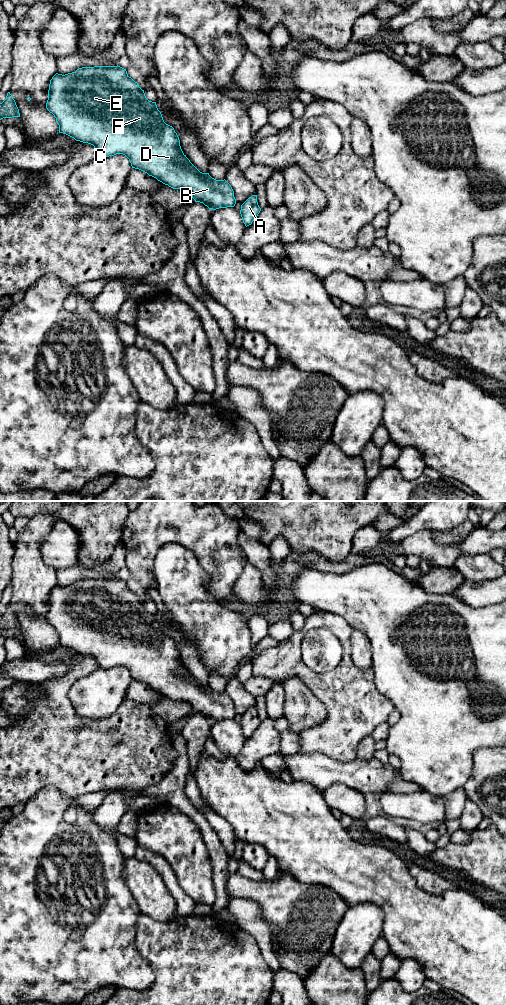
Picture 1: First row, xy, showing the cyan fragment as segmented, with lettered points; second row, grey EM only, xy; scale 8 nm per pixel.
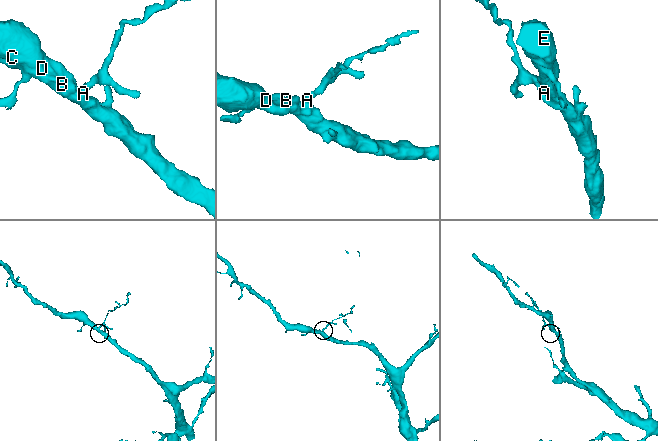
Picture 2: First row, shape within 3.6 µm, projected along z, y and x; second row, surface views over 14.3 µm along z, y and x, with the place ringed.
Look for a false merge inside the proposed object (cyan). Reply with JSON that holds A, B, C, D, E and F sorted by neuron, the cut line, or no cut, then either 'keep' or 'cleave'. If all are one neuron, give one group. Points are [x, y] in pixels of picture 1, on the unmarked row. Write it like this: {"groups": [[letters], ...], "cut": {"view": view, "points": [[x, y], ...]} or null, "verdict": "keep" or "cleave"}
{"groups": [["A", "B", "C", "D", "E", "F"]], "cut": null, "verdict": "keep"}

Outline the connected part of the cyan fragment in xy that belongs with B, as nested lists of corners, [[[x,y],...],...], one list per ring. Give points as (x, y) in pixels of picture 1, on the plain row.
[[[120,578],[82,579],[65,587],[56,585],[50,592],[47,622],[54,627],[59,637],[59,645],[76,653],[94,658],[103,669],[116,666],[125,667],[132,680],[139,681],[173,701],[188,702],[195,714],[203,715],[209,721],[234,719],[236,711],[231,697],[224,692],[216,692],[209,685],[200,684],[183,665],[180,652],[174,640],[166,636],[156,614],[149,613],[138,595],[128,588]]]

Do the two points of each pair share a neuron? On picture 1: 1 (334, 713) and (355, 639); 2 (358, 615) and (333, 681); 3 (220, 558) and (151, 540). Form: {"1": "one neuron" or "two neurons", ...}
{"1": "two neurons", "2": "two neurons", "3": "one neuron"}

